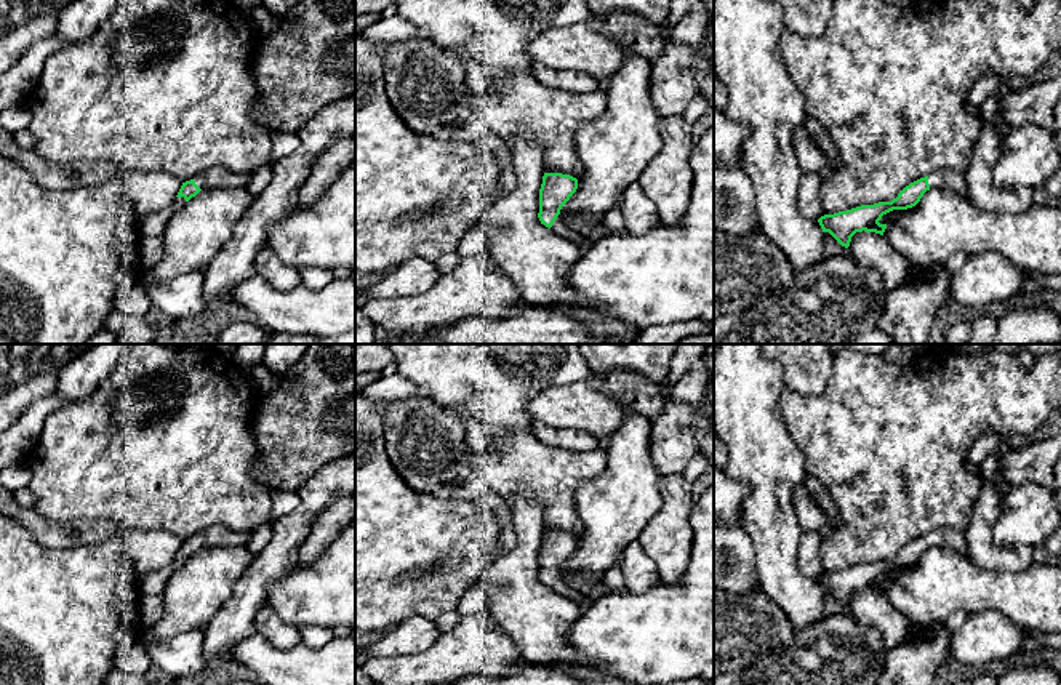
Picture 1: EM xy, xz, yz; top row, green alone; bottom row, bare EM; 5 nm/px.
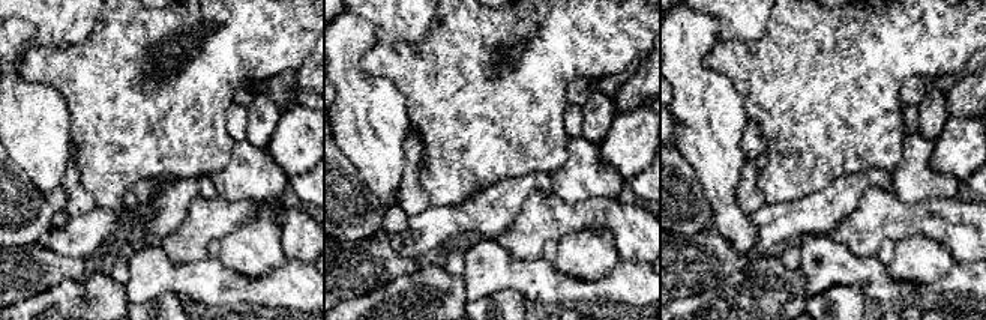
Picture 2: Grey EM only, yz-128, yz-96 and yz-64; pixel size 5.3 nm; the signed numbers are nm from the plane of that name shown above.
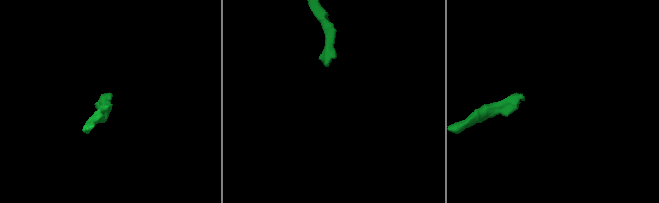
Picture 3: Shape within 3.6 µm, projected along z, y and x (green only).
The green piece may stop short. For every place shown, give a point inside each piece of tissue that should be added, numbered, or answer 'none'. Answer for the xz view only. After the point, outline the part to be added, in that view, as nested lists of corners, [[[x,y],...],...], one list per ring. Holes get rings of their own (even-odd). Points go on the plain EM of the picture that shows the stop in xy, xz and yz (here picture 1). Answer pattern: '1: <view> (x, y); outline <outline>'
1: xz (560, 584); outline [[[563,573],[557,575],[551,589],[567,599],[573,599],[584,610],[587,610],[597,599],[600,599],[602,595],[607,594],[603,578],[595,579],[592,589],[587,594],[581,594],[581,592],[576,592],[570,587],[567,576]]]

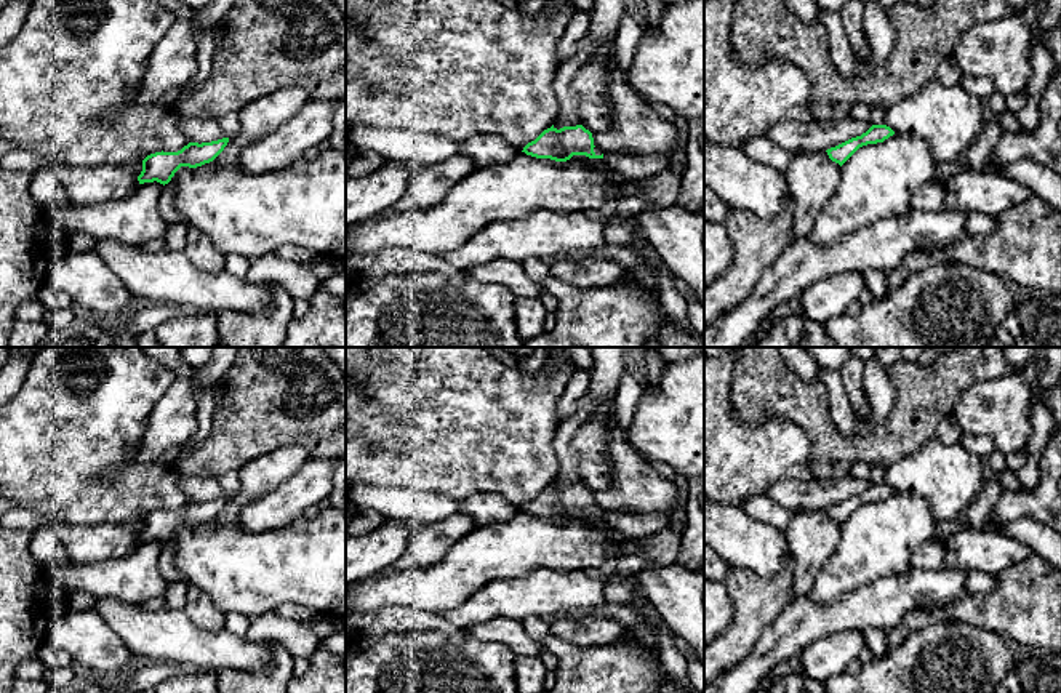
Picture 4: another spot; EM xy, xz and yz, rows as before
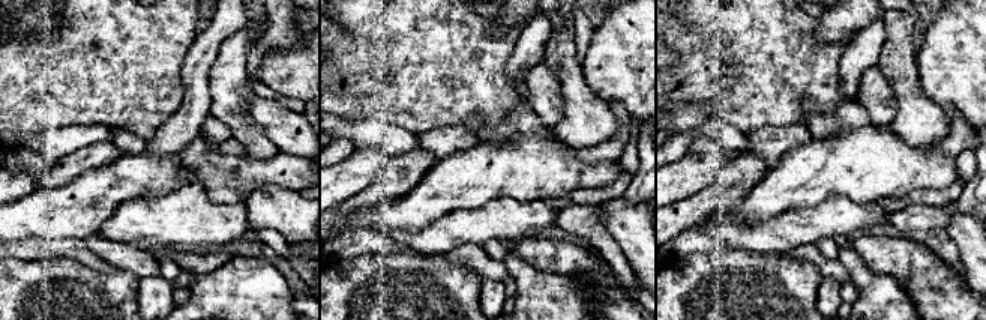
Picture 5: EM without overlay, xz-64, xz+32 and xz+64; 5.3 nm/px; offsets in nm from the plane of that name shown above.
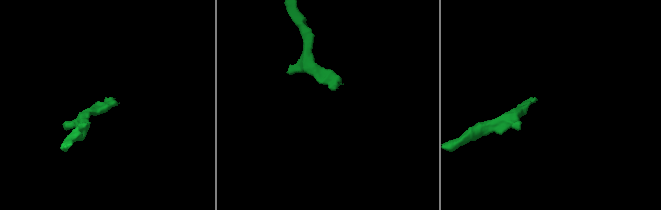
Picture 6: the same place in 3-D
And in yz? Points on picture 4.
none

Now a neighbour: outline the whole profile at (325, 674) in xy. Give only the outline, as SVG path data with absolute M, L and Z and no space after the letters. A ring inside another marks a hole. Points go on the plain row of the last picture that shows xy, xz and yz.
M320 645L309 661L307 672L293 677L286 693L346 693L346 671L339 655Z

